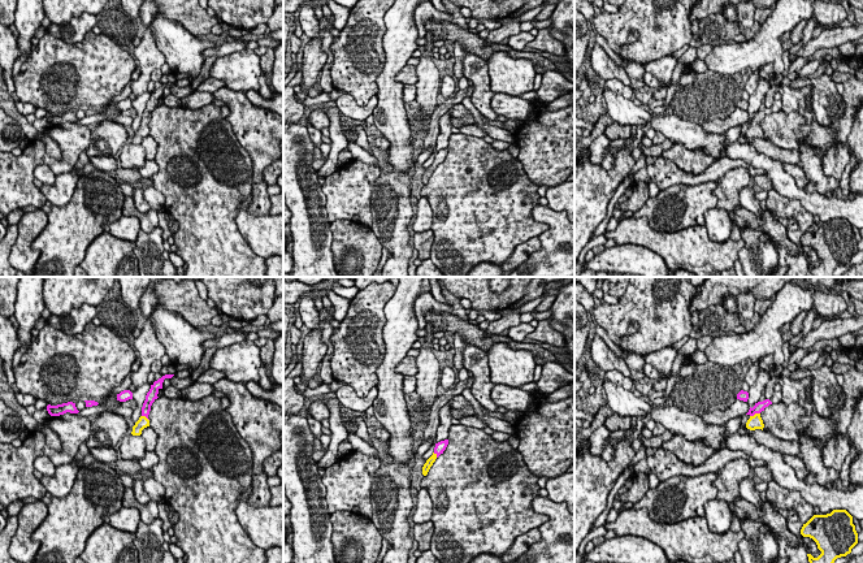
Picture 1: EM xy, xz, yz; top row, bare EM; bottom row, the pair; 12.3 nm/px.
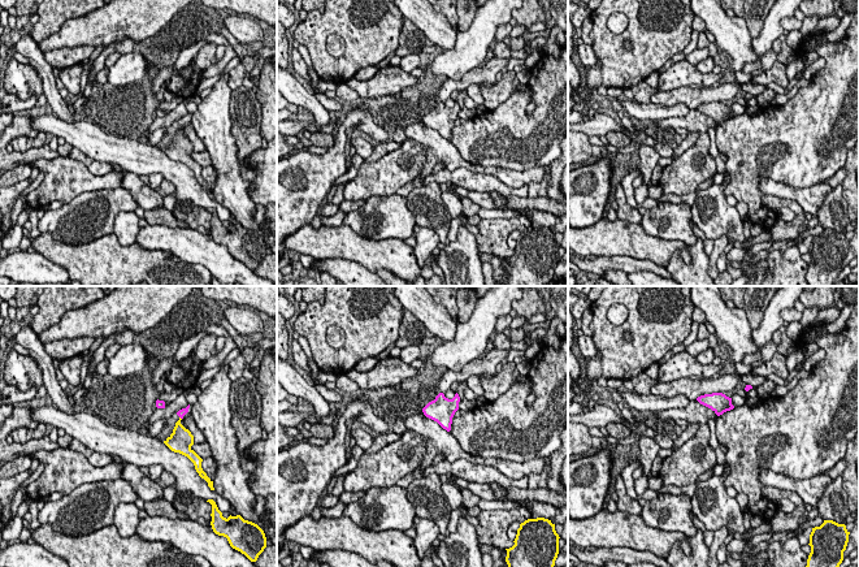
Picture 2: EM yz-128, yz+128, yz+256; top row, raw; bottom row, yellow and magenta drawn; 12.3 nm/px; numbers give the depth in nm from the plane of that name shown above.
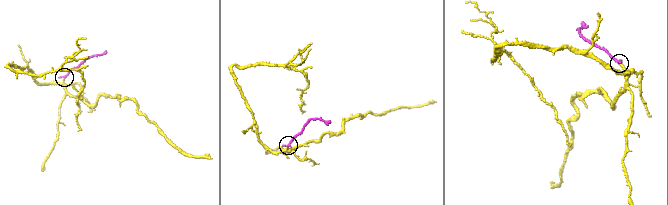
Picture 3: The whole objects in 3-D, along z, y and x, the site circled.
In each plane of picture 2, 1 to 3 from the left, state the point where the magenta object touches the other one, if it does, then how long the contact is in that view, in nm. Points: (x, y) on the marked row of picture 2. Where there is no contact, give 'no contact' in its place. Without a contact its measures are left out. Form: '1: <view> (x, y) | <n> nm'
1: no contact
2: no contact
3: no contact

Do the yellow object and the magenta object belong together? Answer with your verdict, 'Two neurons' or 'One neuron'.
One neuron

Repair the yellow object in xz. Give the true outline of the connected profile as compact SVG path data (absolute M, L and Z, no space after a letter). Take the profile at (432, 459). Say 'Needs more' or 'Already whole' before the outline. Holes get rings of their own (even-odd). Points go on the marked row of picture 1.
Needs more. M444 439L444 441L441 441L438 443L435 443L435 447L434 447L434 452L433 455L426 460L426 463L424 464L422 467L422 475L426 476L430 467L433 465L433 463L435 462L435 459L443 454L443 451L446 450L448 445L448 439Z

